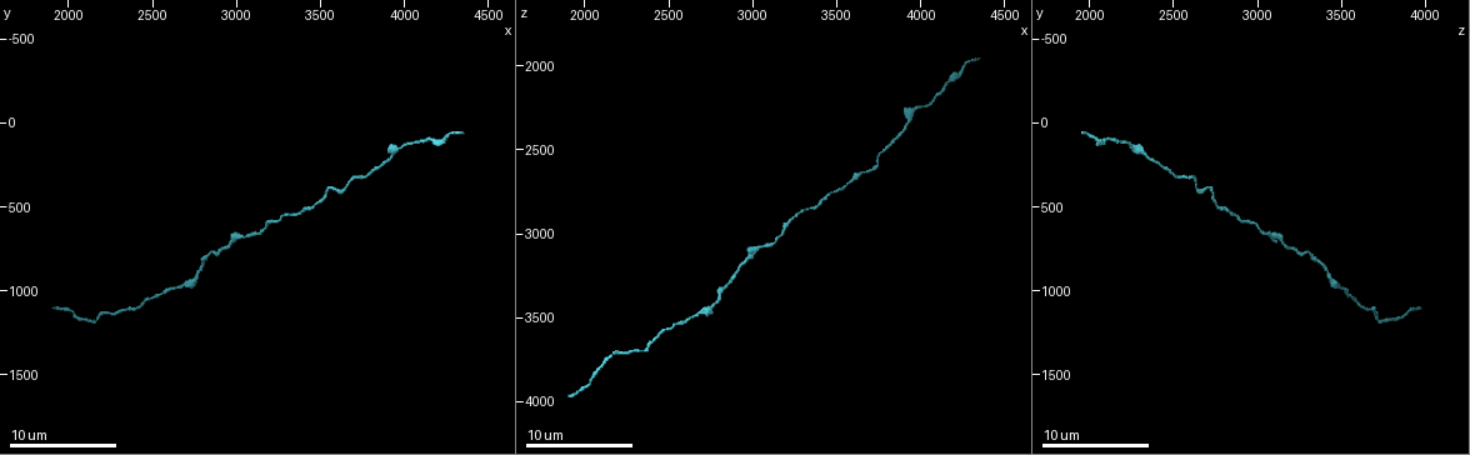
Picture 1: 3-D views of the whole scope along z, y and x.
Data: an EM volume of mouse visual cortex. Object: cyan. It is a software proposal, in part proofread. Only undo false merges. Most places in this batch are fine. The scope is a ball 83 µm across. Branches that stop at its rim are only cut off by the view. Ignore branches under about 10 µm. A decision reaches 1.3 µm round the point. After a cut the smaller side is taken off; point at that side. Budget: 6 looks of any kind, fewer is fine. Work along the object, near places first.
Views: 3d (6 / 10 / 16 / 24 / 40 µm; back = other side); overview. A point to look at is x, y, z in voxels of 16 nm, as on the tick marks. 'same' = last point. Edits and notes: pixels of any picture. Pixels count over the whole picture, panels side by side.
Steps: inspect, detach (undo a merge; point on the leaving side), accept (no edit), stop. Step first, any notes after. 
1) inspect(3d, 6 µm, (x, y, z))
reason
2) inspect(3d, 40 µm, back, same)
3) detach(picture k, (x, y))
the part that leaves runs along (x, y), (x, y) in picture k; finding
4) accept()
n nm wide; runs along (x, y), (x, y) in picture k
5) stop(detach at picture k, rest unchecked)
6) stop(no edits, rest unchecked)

inspect(3d, 6 µm, (3900, 220, 2360))
calibre changes

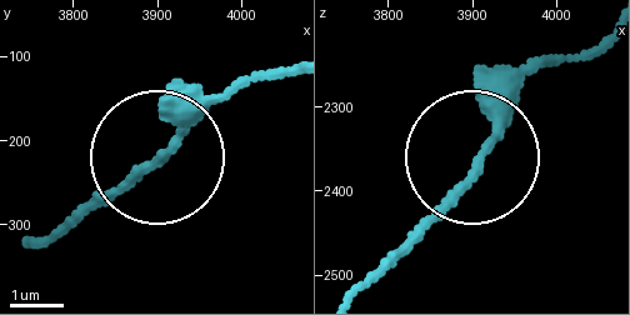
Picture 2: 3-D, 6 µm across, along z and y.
inspect(3d, 6 µm, back, (3920, 205, 2355))

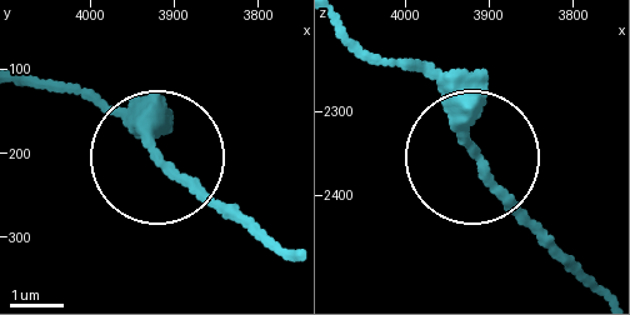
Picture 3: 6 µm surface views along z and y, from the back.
accept()
170 nm wide; runs along (603, 288), (483, 166), (419, 63) in picture 3; continuous, no second neuron

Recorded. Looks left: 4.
inspect(3d, 10 µm, (3540, 400, 2720))

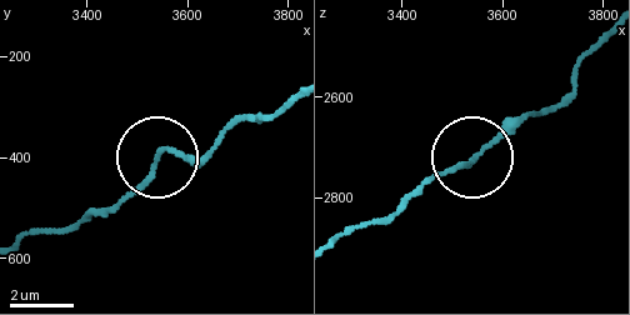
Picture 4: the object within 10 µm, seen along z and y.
accept()
runs along (335, 236), (391, 218), (431, 180), (526, 119) in picture 4; one neuron here

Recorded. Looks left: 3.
inspect(3d, 6 µm, (3100, 660, 3060))
sudden change in width

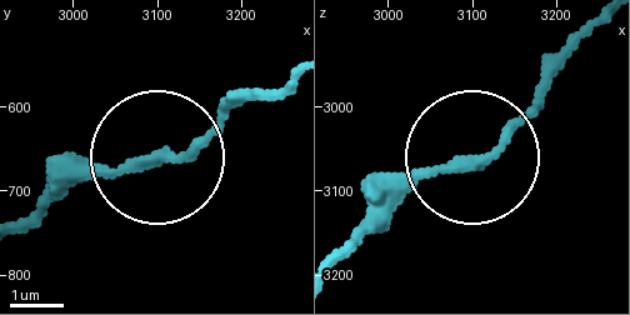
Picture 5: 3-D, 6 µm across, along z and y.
accept()
190 nm wide; all the same neuron

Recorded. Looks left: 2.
stop(no edits, rest unchecked)

